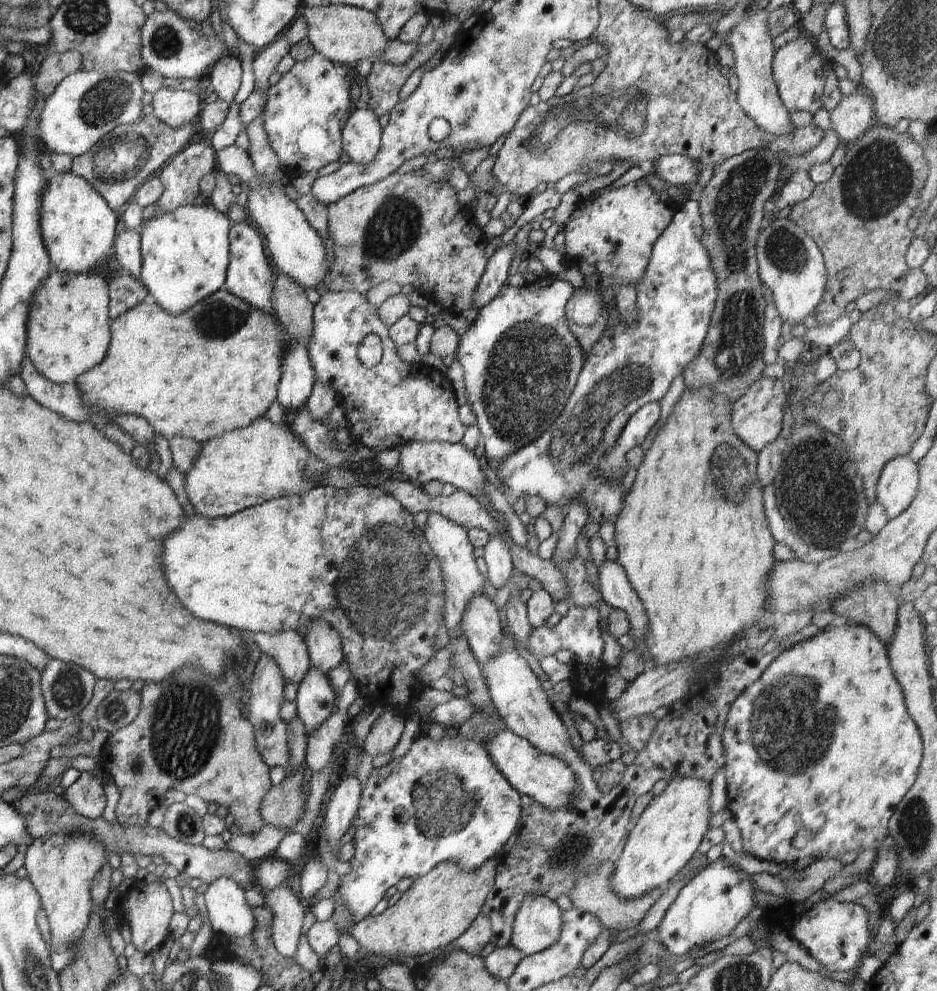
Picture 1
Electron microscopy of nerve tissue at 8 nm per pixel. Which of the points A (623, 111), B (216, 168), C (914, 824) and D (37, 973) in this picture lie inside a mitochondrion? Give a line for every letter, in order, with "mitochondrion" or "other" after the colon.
A: mitochondrion
B: other
C: mitochondrion
D: mitochondrion

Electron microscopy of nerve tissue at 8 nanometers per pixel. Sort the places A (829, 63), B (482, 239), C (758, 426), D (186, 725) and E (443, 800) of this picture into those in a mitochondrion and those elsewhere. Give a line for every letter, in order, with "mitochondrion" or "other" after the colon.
A: other
B: other
C: other
D: mitochondrion
E: mitochondrion

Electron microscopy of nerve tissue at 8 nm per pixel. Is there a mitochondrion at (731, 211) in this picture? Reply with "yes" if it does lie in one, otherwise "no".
yes

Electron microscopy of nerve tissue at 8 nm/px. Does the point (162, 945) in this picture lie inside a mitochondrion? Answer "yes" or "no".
no

